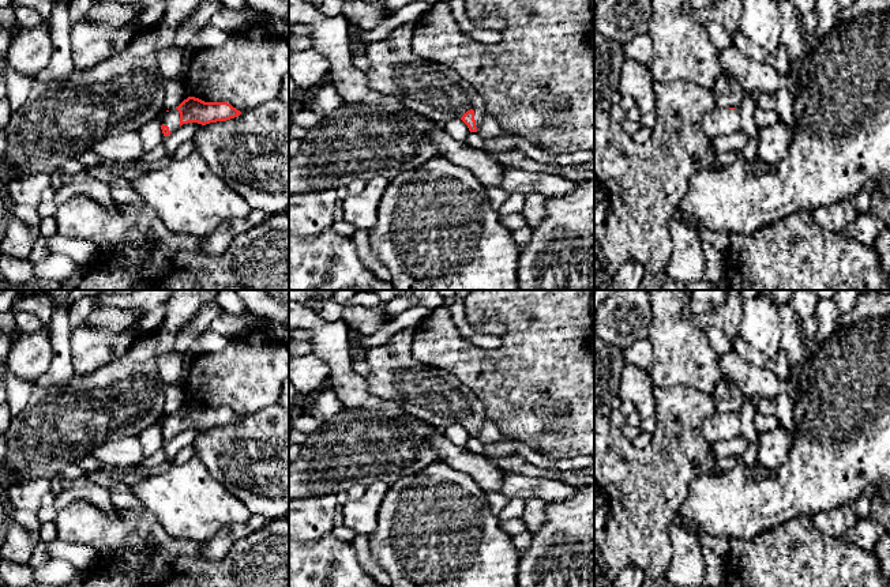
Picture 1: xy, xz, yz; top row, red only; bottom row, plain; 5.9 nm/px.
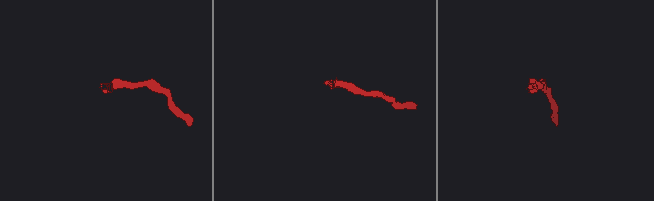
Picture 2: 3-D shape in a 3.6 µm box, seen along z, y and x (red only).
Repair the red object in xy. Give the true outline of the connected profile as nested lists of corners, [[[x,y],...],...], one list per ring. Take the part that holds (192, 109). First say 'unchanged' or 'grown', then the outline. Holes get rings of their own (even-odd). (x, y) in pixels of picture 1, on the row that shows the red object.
grown | [[[188,97],[176,109],[159,113],[164,136],[169,136],[179,127],[188,123],[202,125],[226,121],[240,116],[241,112],[228,102],[204,102],[195,97]]]

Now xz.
grown | [[[414,23],[403,25],[384,39],[367,46],[369,69],[365,76],[368,86],[378,93],[397,97],[408,110],[438,124],[444,125],[451,120],[461,118],[470,132],[477,132],[478,124],[487,114],[484,99],[454,69],[417,56],[412,49],[413,33]]]

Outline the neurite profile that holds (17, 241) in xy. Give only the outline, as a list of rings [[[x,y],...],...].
[[[11,215],[0,237],[0,255],[29,259],[34,242],[35,240],[29,232],[29,226]]]

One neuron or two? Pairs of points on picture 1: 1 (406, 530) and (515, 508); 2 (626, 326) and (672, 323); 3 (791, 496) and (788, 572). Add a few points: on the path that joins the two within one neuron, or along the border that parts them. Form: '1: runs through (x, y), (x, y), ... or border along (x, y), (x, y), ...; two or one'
1: border along (498, 515), (500, 520); two
2: border along (650, 304), (652, 320), (646, 337); two
3: border along (811, 518), (792, 518), (761, 534); two

